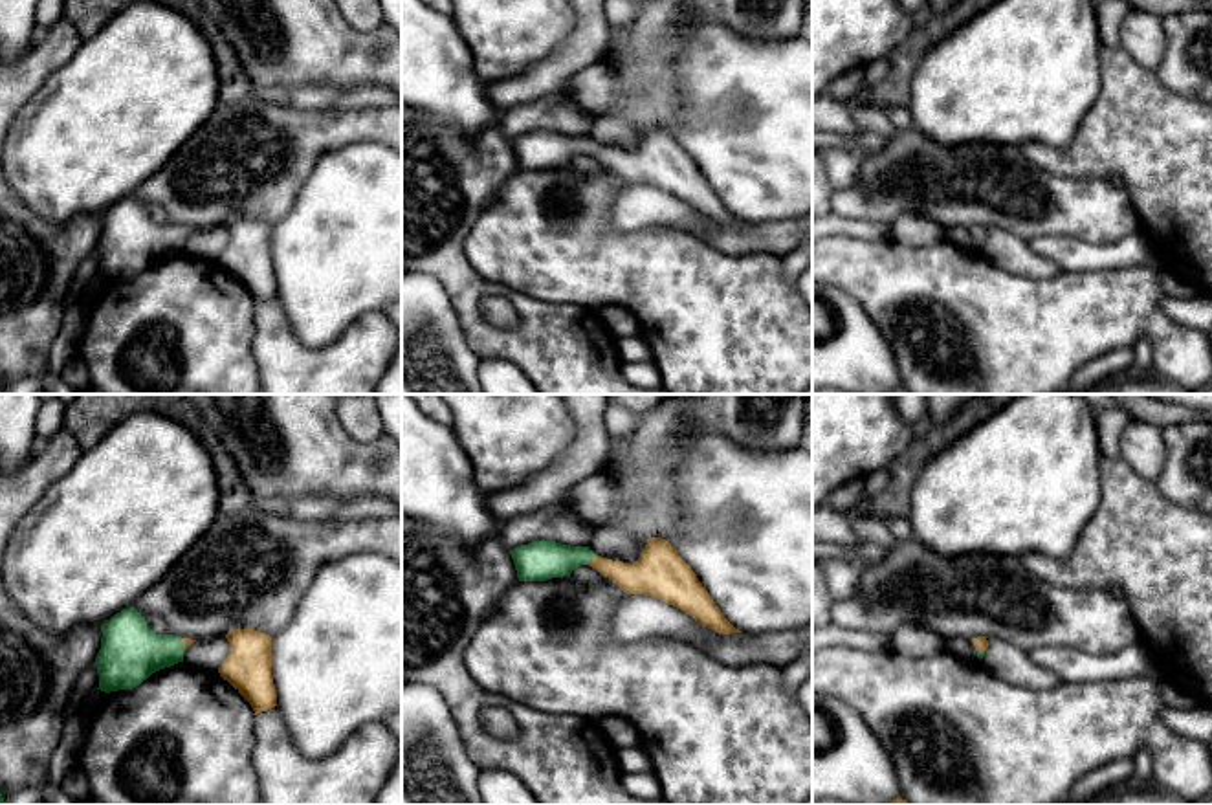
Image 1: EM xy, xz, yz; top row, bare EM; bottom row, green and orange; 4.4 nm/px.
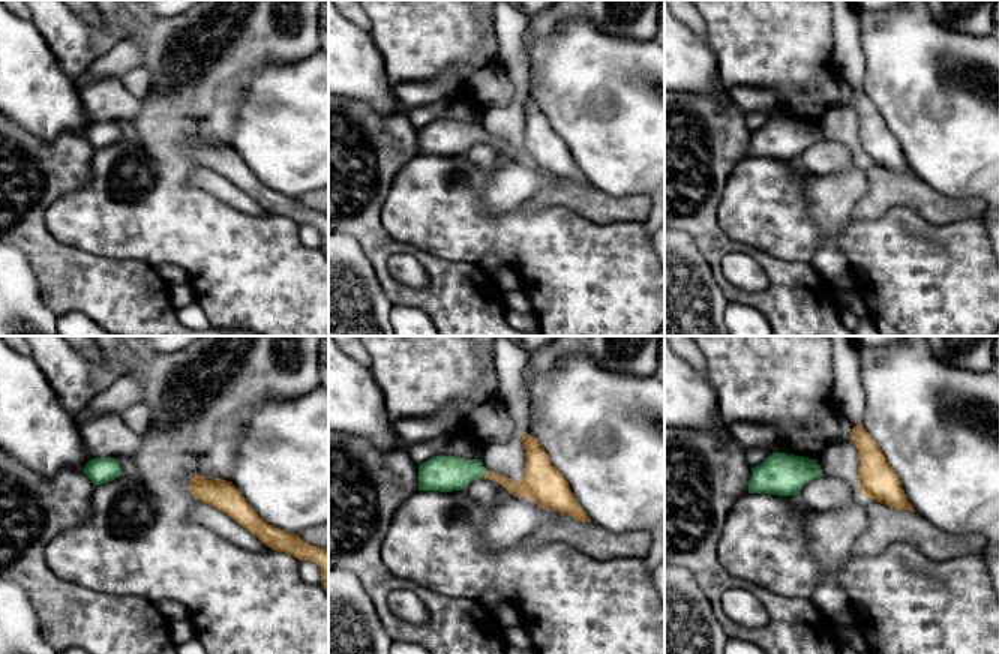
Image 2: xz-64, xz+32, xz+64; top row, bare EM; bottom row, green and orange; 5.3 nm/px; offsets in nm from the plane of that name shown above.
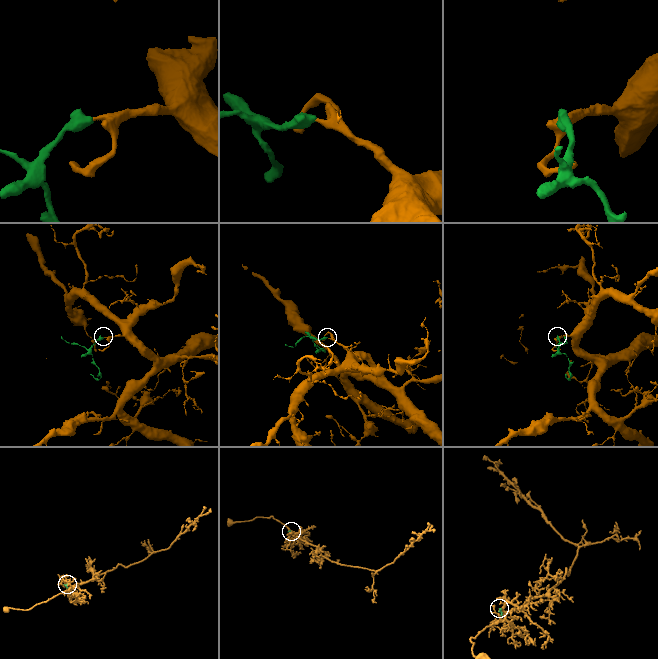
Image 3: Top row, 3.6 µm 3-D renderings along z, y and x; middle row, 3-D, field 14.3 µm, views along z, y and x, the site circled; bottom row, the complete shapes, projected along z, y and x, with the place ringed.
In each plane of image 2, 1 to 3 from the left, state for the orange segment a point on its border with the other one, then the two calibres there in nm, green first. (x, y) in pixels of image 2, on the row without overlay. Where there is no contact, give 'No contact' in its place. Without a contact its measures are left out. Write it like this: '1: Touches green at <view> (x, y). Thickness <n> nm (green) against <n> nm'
1: No contact
2: Touches green at xz+32 (483, 138). Thickness 190 nm (green) against 120 nm
3: No contact

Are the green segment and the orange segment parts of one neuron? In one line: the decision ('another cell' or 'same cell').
same cell

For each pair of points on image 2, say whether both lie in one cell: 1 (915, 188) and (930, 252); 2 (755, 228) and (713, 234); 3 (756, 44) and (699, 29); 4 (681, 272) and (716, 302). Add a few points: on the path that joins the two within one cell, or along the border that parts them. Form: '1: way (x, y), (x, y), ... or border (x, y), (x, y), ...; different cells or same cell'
1: border (887, 209), (906, 206), (932, 222), (956, 221); different cells
2: border (717, 221), (728, 236), (756, 249); different cells
3: border (699, 15), (705, 24), (707, 39); different cells
4: way (690, 281), (707, 297); same cell

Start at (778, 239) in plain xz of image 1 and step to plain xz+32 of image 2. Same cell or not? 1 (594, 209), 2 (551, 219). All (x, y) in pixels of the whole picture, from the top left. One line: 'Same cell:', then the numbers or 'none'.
Same cell: 1

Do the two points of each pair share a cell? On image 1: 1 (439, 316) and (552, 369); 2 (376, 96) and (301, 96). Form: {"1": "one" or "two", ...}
{"1": "two", "2": "one"}

